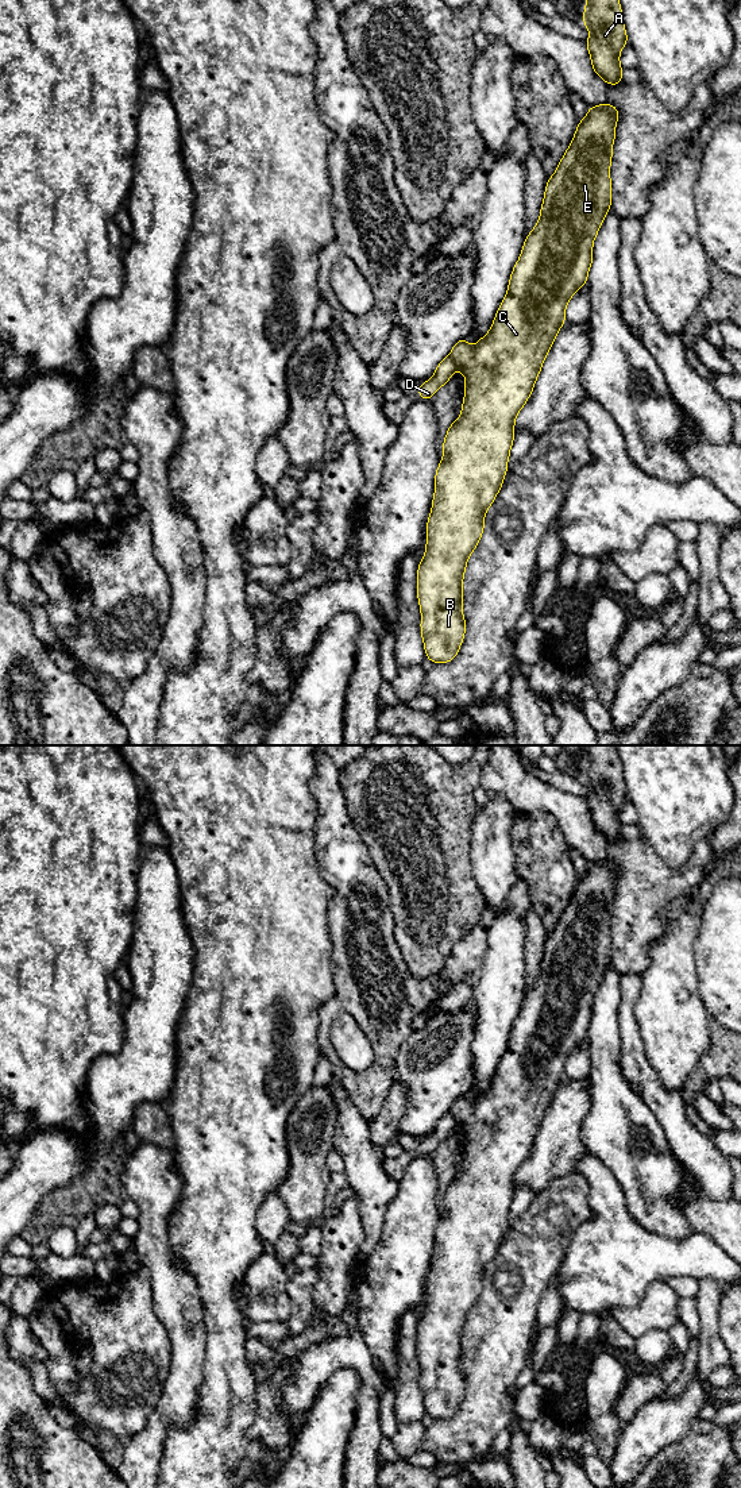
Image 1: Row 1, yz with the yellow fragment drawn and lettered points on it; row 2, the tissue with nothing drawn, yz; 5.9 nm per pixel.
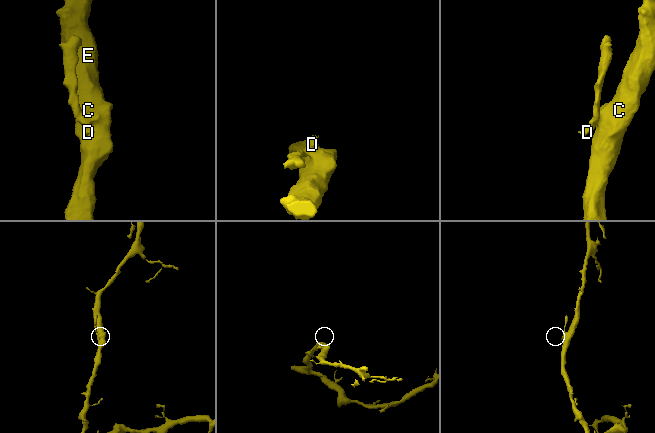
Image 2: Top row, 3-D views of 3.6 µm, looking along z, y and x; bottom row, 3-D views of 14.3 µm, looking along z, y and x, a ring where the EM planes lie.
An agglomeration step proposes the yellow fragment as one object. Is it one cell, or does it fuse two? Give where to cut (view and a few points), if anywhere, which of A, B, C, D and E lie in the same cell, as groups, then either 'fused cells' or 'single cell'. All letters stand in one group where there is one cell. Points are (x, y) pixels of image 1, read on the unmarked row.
yz (450, 1110), (456, 1125) | A B C E / D | fused cells

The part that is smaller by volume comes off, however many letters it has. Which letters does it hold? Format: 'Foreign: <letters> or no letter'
Foreign: D

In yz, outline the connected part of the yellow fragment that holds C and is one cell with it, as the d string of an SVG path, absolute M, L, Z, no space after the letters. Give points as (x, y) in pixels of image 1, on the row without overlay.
M613 860L588 863L556 928L547 937L540 975L525 992L490 1087L475 1102L470 1102L466 1094L451 1106L456 1125L466 1136L464 1154L462 1169L448 1184L441 1202L444 1211L435 1230L425 1310L417 1325L421 1395L432 1419L449 1419L459 1410L466 1391L462 1368L464 1327L482 1294L486 1267L495 1257L507 1229L514 1177L533 1149L545 1113L566 1079L568 1057L587 1040L594 995L611 964L610 921L618 876Z

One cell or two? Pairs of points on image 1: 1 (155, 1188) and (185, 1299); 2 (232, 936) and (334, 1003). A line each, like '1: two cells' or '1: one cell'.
1: one cell
2: two cells

